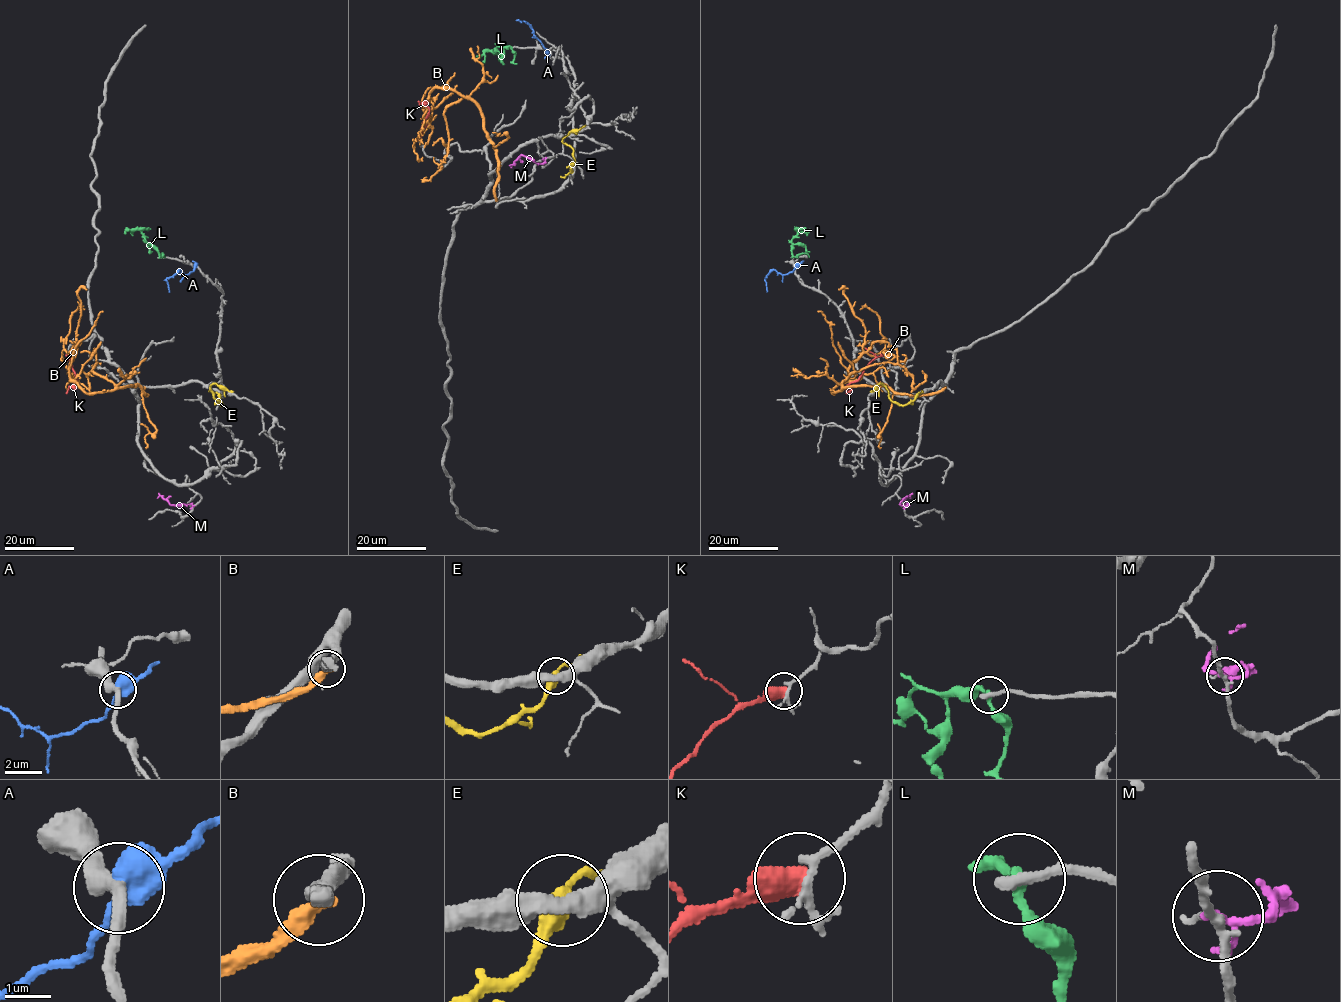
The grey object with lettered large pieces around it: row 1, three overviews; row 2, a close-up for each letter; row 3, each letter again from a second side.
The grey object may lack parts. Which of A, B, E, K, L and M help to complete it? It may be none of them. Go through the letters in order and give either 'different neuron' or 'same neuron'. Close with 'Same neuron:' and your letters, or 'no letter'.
A: different neuron
B: different neuron
E: different neuron
K: different neuron
L: different neuron
M: different neuron
Same neuron: no letter

